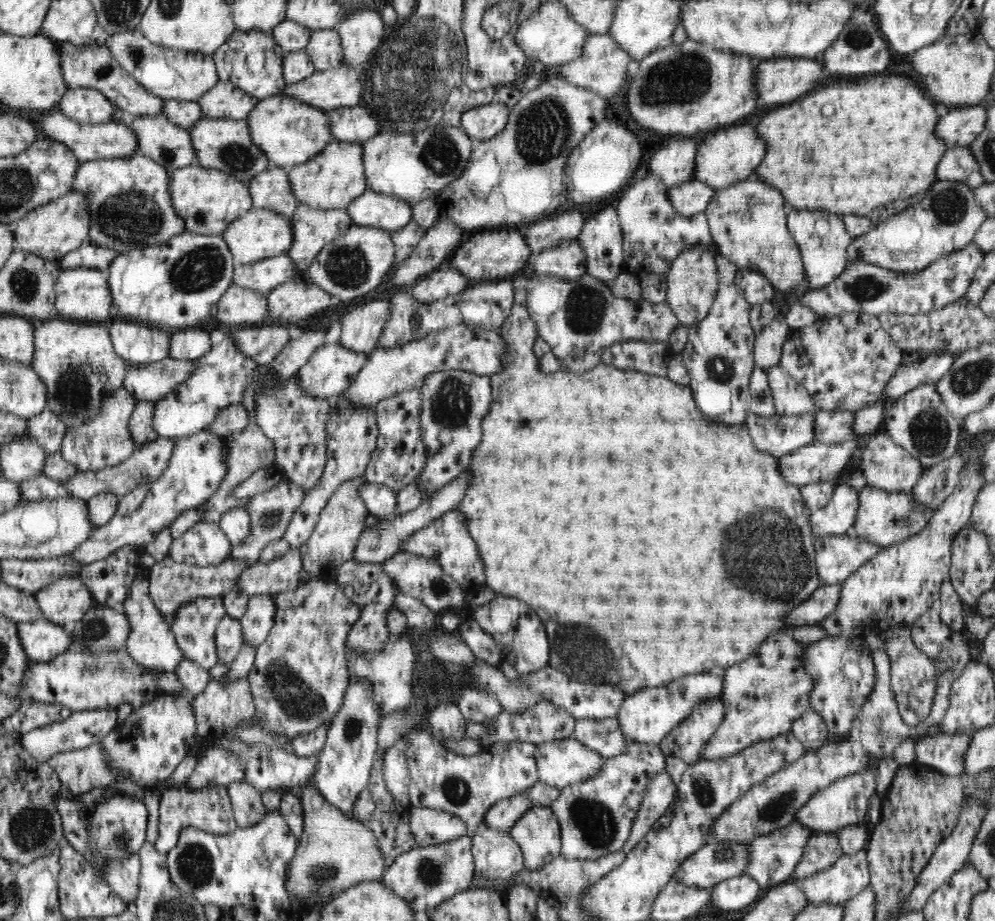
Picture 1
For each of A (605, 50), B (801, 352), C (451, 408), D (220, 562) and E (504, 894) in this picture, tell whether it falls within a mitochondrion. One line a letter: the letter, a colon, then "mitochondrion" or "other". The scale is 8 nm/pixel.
A: other
B: other
C: mitochondrion
D: other
E: other

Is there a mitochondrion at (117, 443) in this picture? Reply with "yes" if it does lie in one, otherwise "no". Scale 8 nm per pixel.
yes

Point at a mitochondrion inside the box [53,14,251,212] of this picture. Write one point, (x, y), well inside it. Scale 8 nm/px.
(134, 53)

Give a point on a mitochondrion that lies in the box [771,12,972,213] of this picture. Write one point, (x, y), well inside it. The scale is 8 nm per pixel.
(856, 36)

